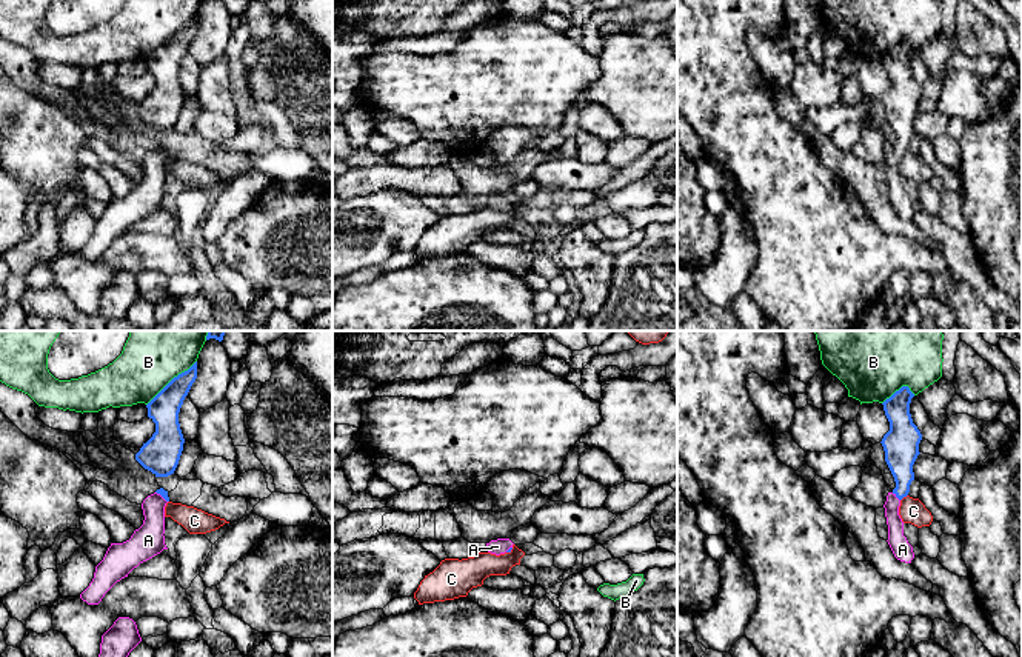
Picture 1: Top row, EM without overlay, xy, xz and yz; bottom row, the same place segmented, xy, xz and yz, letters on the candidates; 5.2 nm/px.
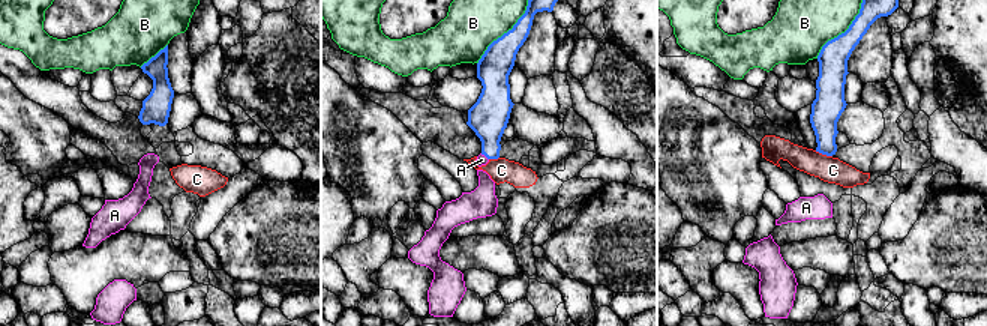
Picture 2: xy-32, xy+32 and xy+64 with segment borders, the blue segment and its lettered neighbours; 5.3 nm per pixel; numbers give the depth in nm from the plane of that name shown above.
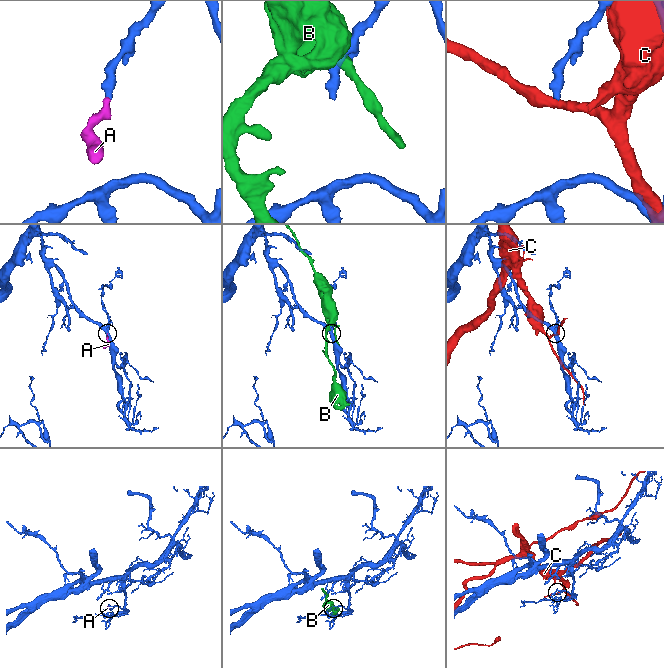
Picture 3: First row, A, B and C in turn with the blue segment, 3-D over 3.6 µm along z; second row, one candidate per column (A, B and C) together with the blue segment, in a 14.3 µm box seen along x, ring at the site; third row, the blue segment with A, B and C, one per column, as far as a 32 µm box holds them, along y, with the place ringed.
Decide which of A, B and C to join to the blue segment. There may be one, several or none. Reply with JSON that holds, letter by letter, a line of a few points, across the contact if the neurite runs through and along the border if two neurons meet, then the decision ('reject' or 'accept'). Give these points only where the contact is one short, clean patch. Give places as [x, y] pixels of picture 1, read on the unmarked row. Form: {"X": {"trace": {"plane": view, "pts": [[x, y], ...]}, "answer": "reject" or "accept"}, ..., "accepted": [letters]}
{"A": {"trace": {"plane": "yz", "pts": [[901, 103], [896, 151], [893, 176], [898, 197]]}, "answer": "accept"}, "B": {"answer": "reject"}, "C": {"trace": {"plane": "yz", "pts": [[907, 150], [901, 156]]}, "answer": "reject"}, "accepted": ["A"]}

